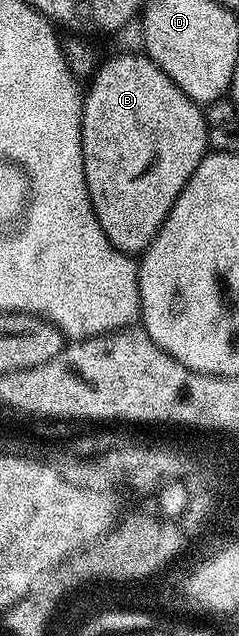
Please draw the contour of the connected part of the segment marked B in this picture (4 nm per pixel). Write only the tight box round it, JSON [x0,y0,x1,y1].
[82,52,208,254]

